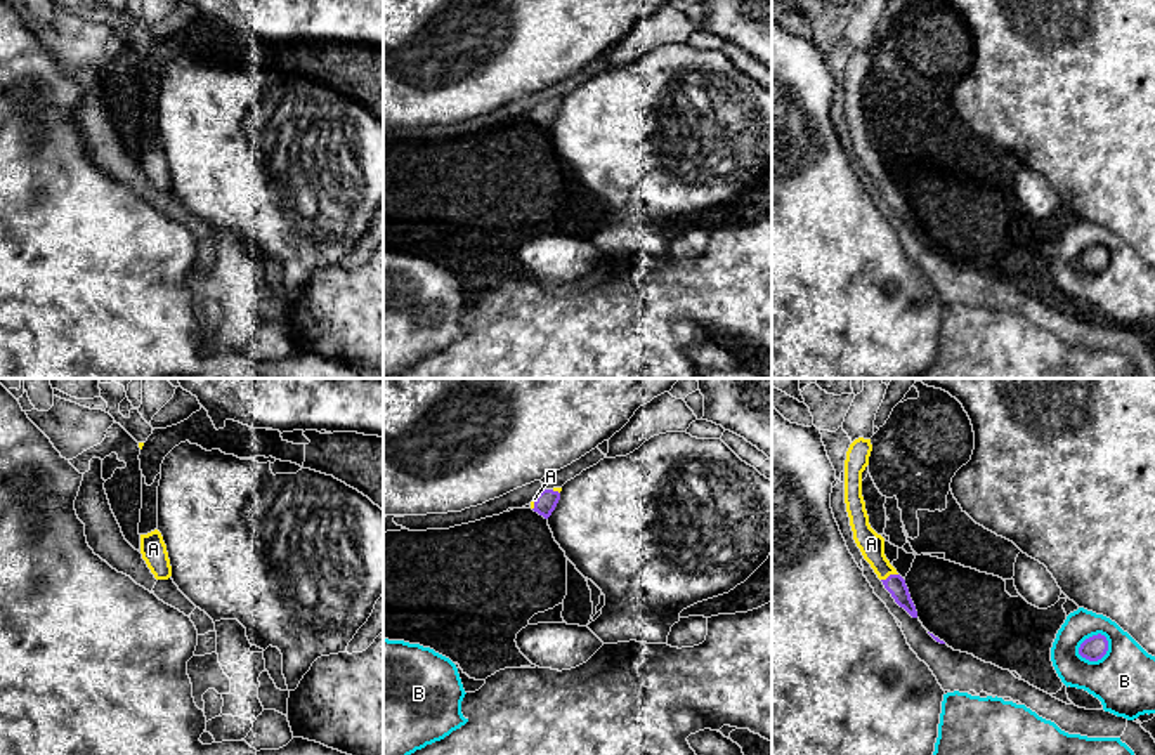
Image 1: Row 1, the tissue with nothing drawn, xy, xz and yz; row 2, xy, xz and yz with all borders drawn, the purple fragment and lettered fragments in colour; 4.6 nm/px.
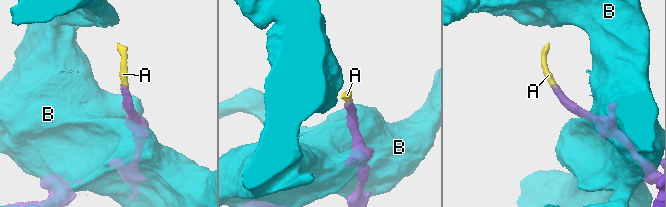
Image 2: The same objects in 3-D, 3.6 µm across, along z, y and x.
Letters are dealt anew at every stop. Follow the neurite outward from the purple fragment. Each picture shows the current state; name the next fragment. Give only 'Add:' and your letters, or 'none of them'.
Add: A

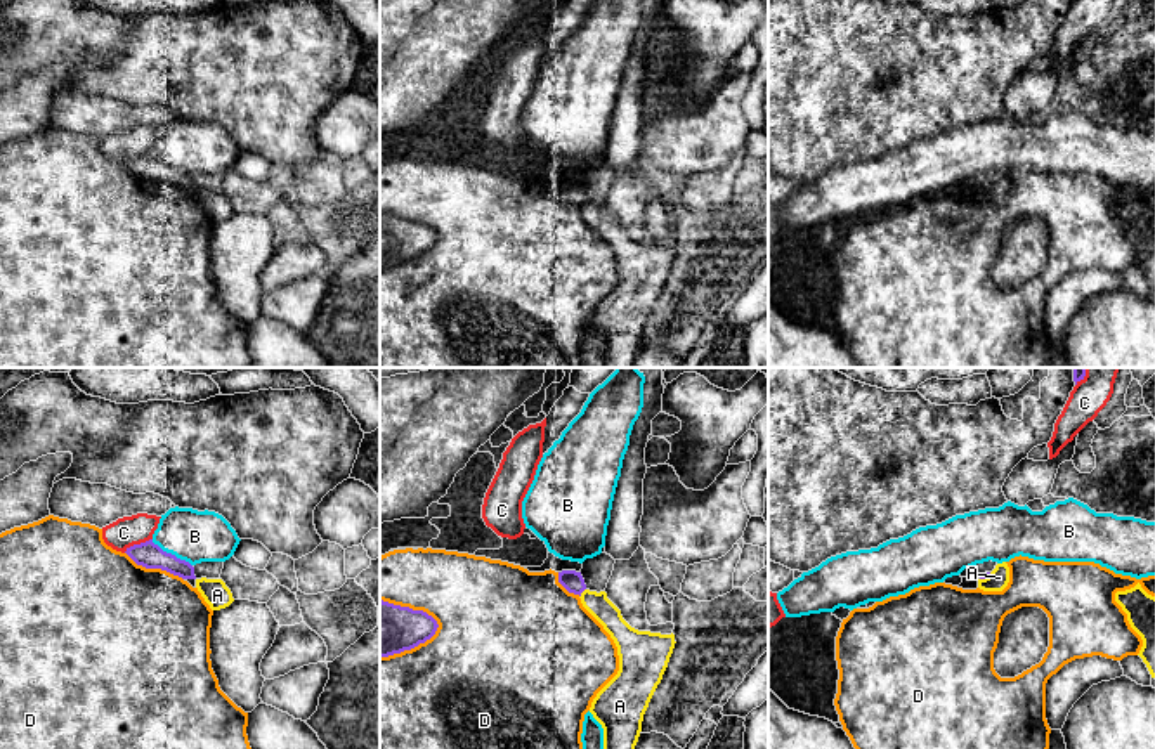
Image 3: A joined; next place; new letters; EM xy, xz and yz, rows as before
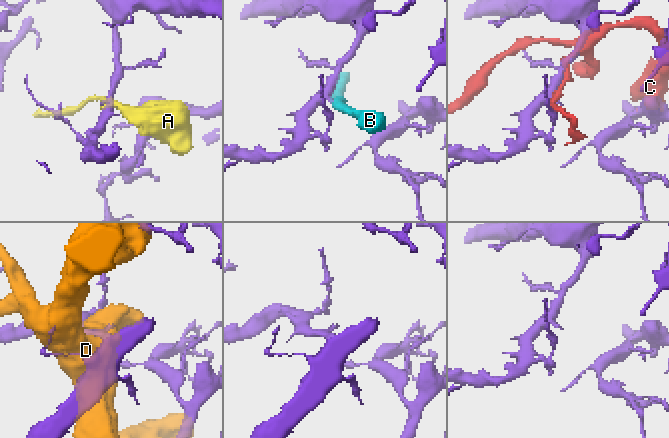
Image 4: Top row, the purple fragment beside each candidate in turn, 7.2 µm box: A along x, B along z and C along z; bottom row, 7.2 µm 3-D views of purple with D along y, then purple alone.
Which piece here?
Add: none of them

